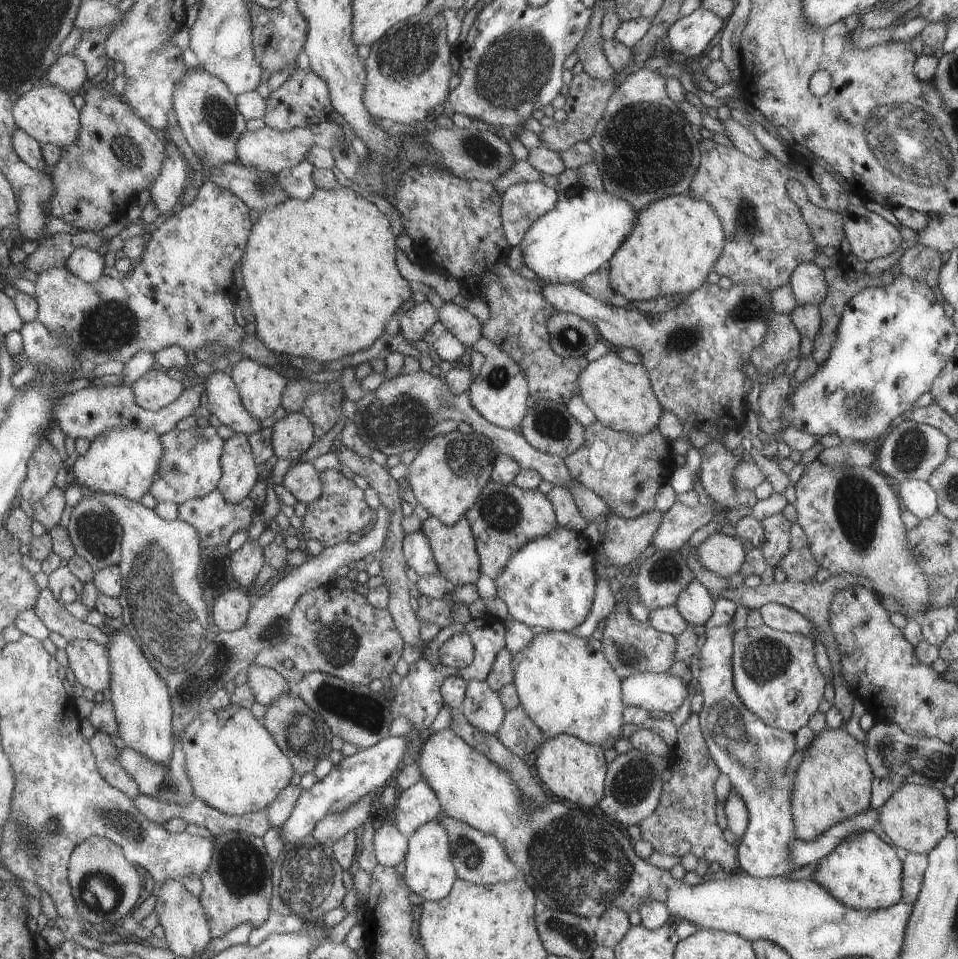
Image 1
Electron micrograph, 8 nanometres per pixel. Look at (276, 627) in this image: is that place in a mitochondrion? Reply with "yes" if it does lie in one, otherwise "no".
yes

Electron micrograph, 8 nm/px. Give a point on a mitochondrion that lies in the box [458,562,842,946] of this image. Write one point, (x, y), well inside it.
(573, 865)

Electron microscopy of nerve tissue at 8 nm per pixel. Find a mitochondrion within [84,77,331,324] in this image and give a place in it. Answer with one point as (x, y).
(126, 151)

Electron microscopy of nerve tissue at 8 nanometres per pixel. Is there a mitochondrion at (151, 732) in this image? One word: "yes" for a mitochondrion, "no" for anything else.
no

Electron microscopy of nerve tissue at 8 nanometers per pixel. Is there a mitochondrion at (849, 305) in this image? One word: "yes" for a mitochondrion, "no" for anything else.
no

